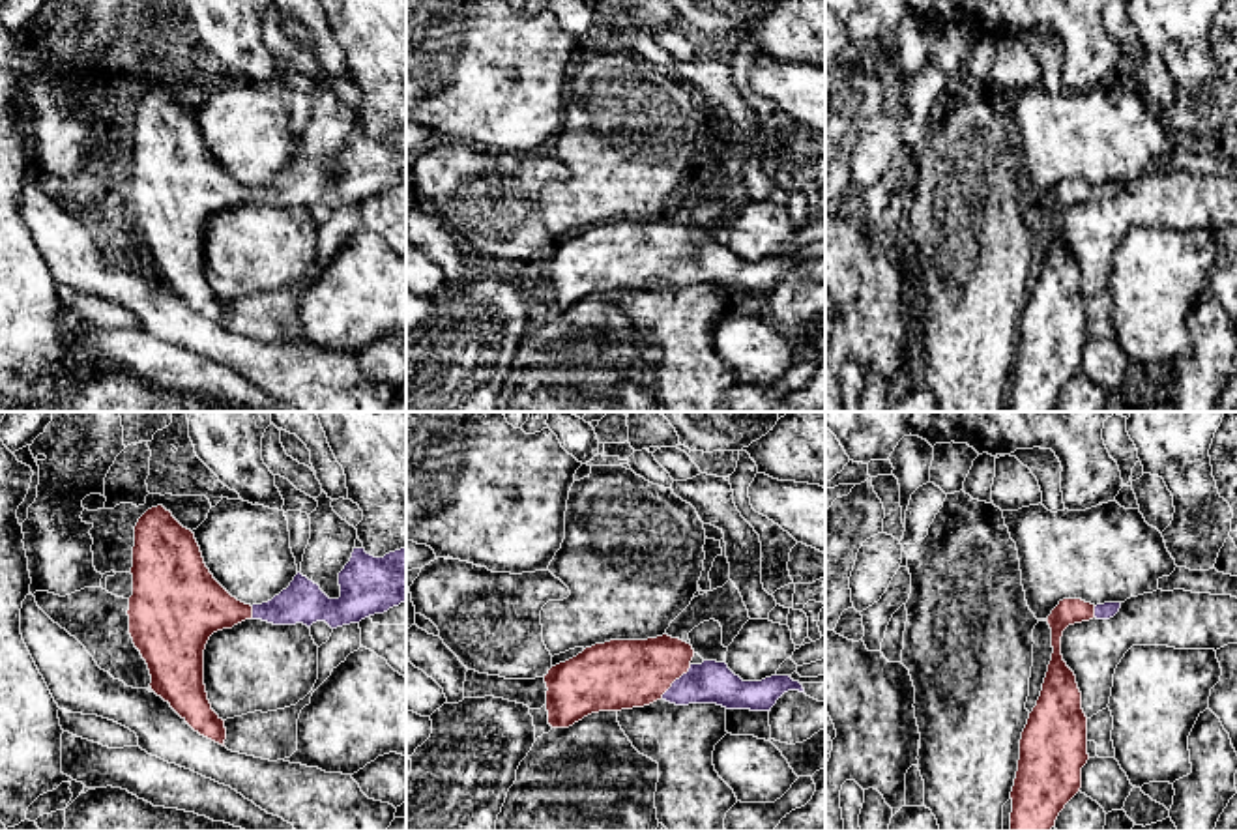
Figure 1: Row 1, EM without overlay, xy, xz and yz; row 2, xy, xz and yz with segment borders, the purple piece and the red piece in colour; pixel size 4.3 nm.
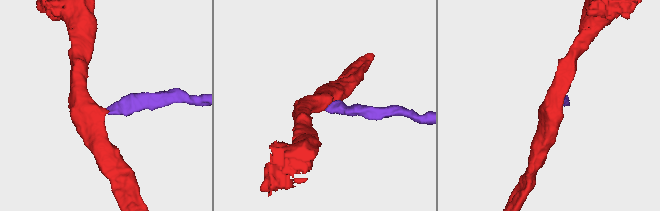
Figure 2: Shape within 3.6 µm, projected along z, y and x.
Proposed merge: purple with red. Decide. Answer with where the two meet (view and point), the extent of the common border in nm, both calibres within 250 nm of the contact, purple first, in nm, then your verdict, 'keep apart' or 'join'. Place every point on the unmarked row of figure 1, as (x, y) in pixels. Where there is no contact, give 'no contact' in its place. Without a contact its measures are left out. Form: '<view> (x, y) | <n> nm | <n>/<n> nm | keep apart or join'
xz (676, 261) | 190 nm | 180/300 nm | join

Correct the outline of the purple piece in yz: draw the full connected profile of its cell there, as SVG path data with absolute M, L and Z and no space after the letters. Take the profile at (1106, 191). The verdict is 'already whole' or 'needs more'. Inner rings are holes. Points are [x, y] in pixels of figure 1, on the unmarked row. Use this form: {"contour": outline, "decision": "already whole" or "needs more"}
{"contour": "M1063 180L1048 197L1052 241L1037 286L1020 320L1020 341L1011 372L1011 412L1050 412L1059 393L1082 369L1087 344L1087 298L1074 253L1061 236L1061 217L1069 206L1110 200L1121 183L1091 185Z", "decision": "needs more"}

